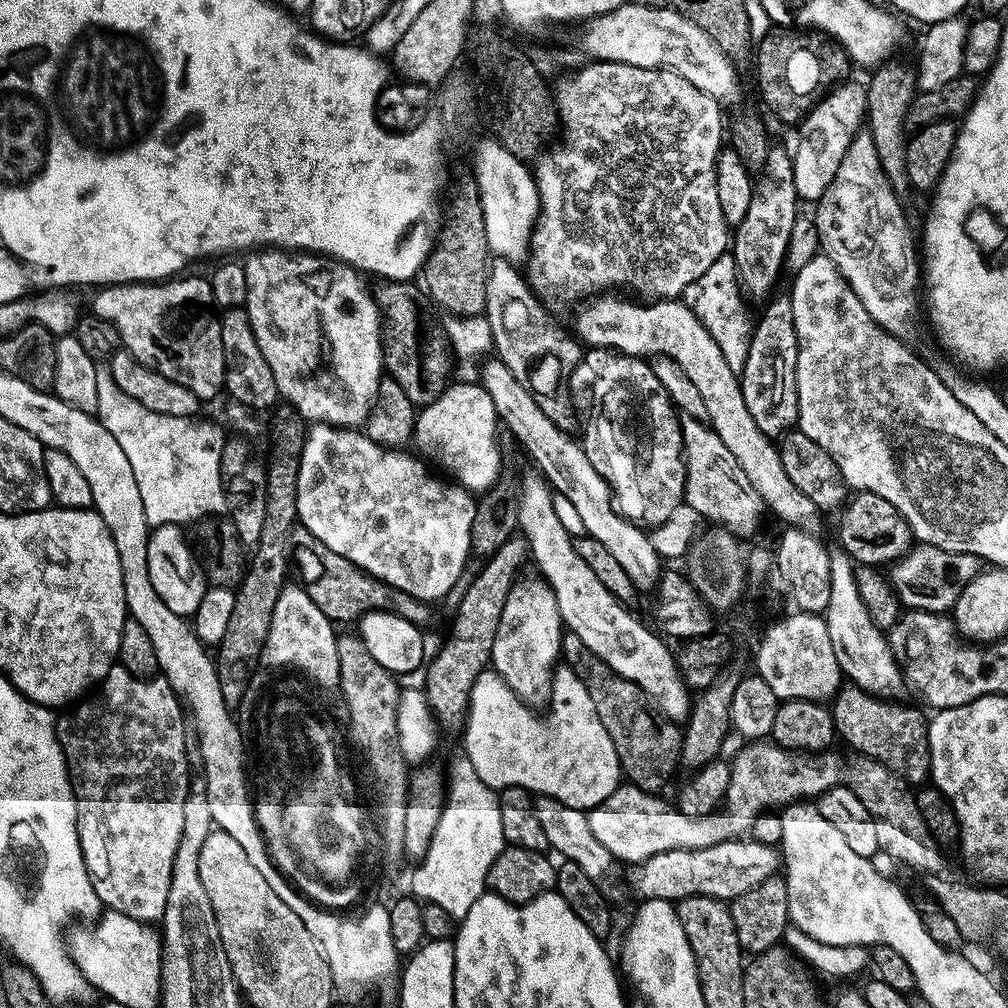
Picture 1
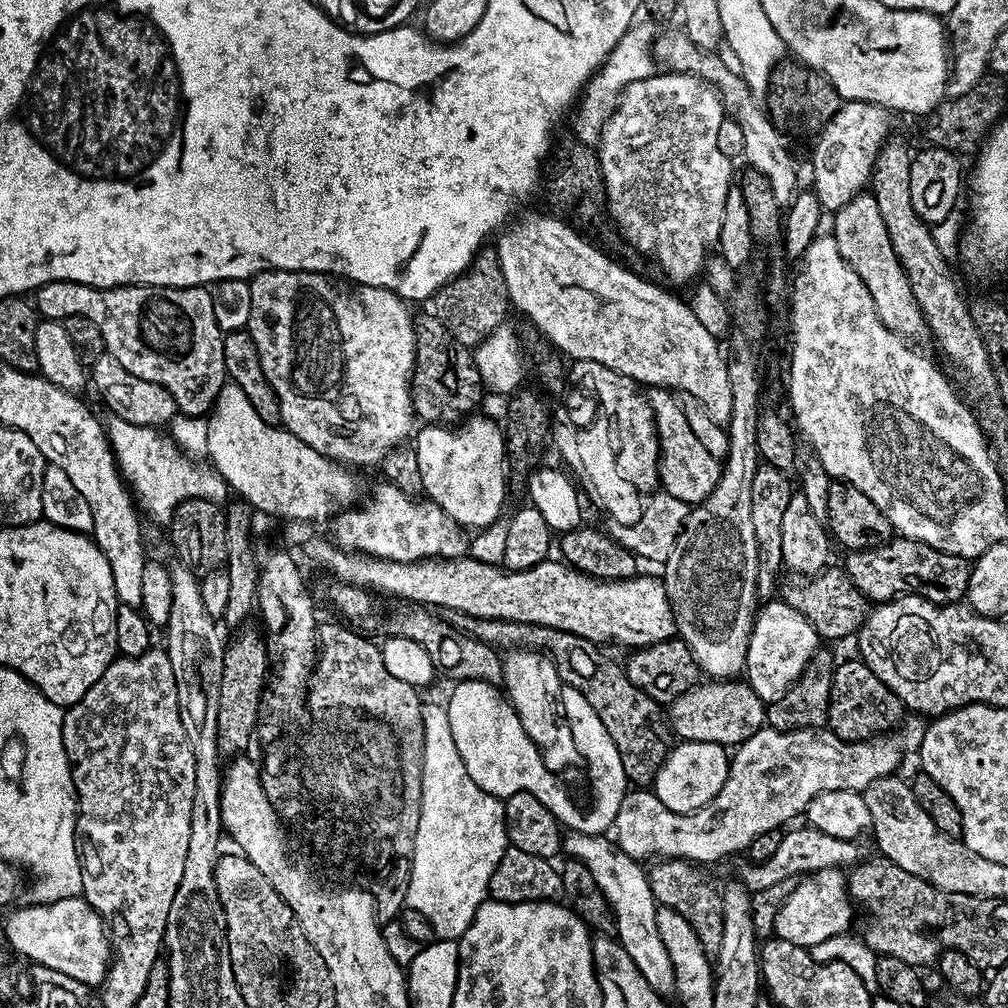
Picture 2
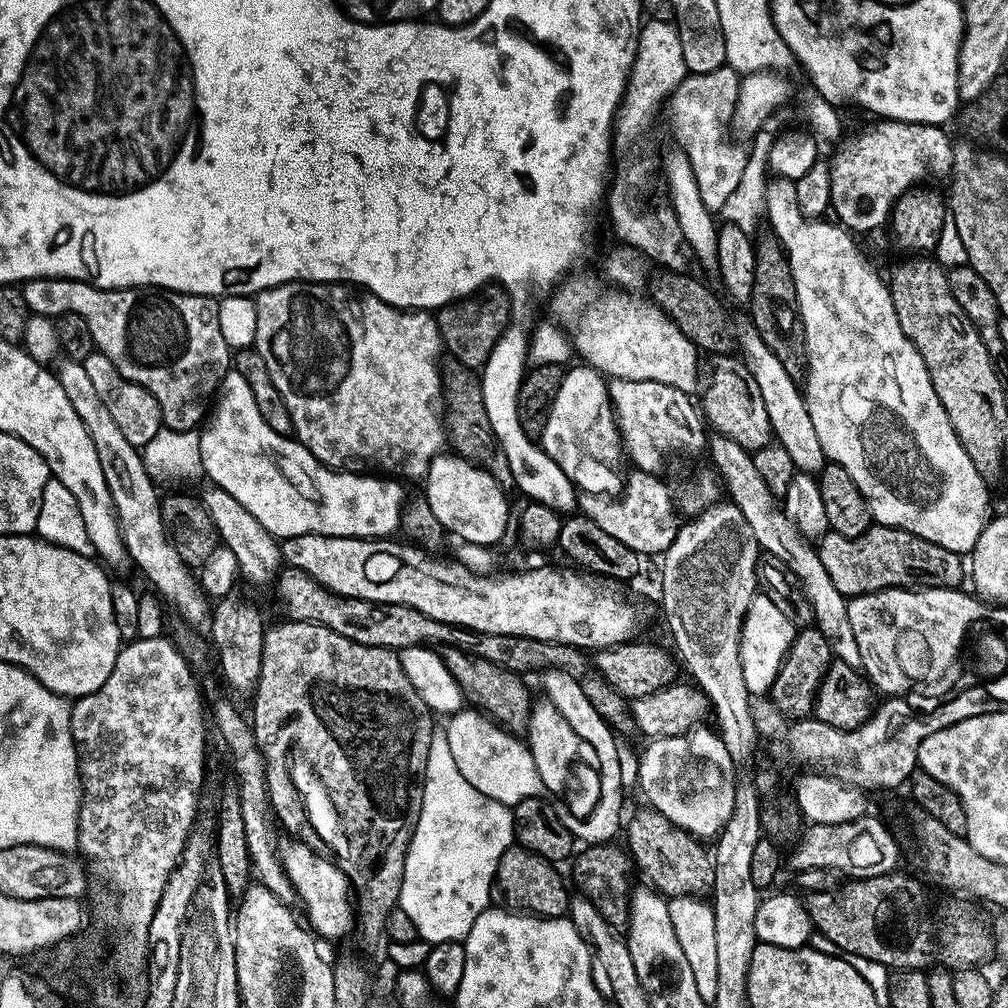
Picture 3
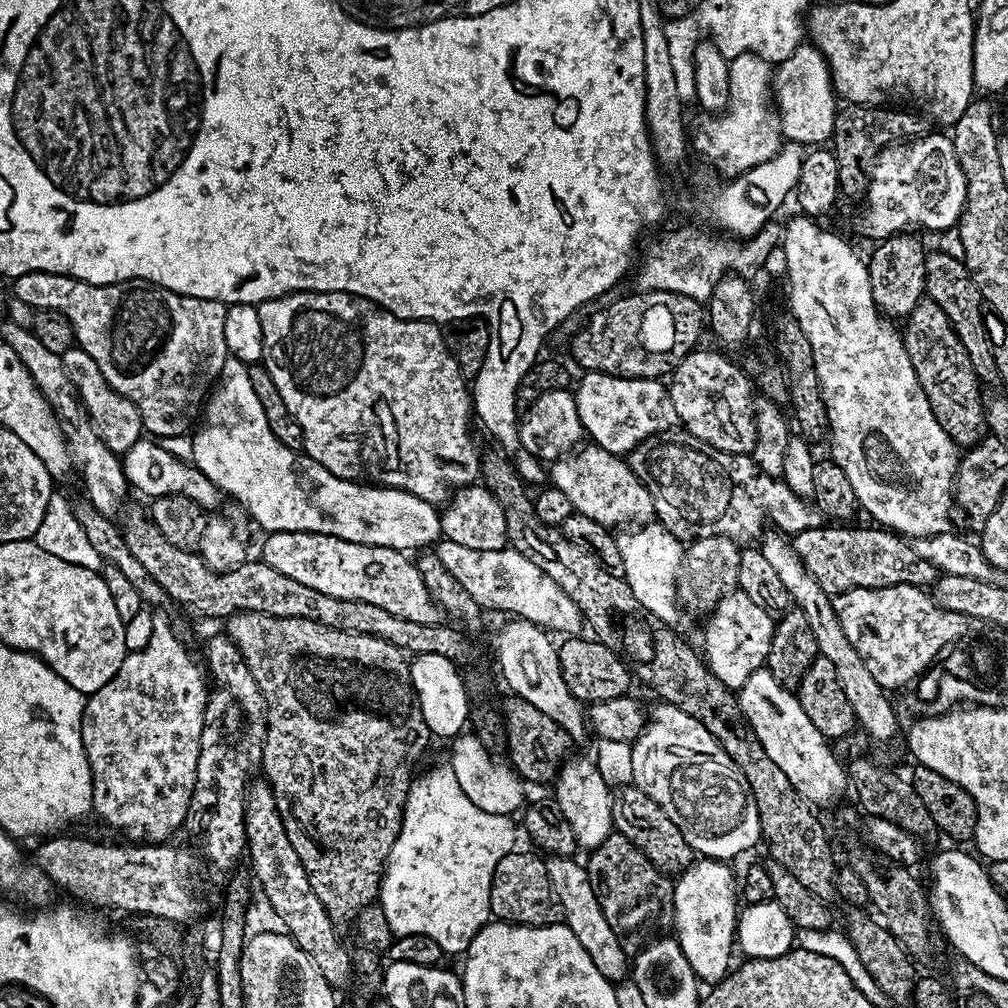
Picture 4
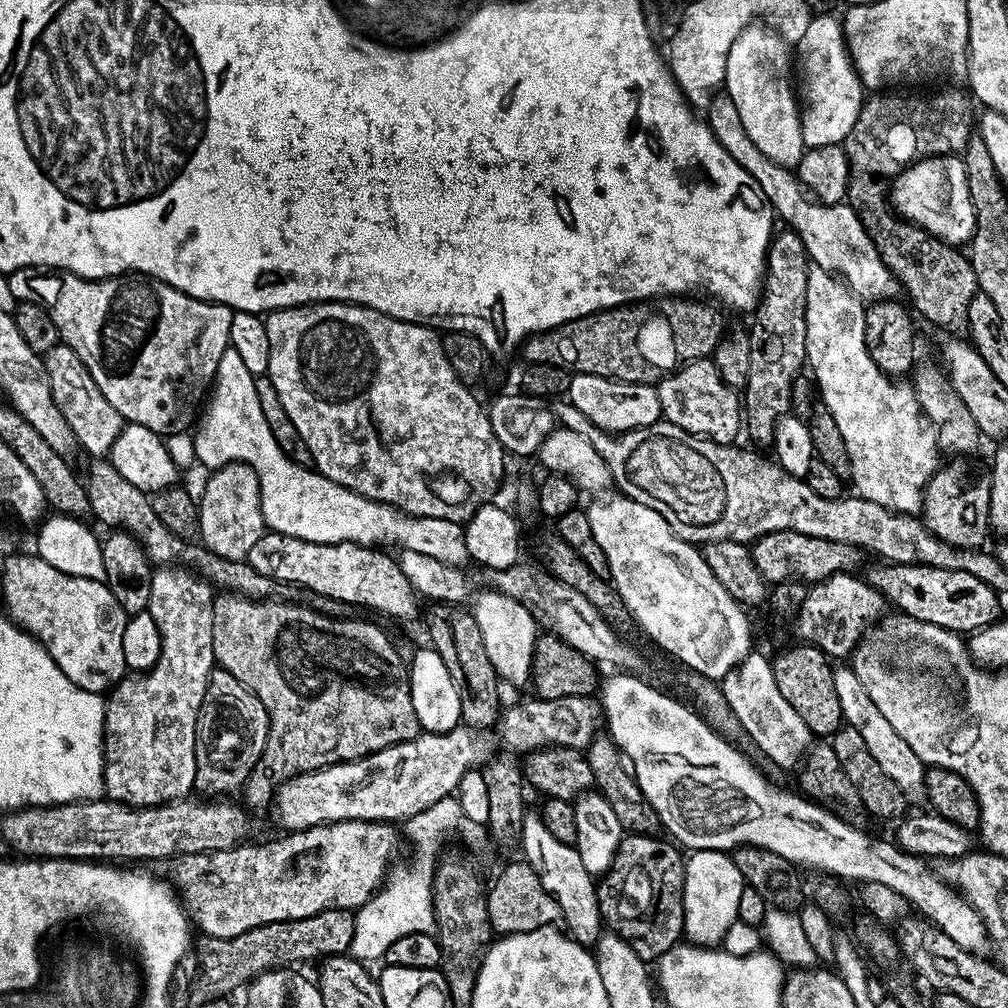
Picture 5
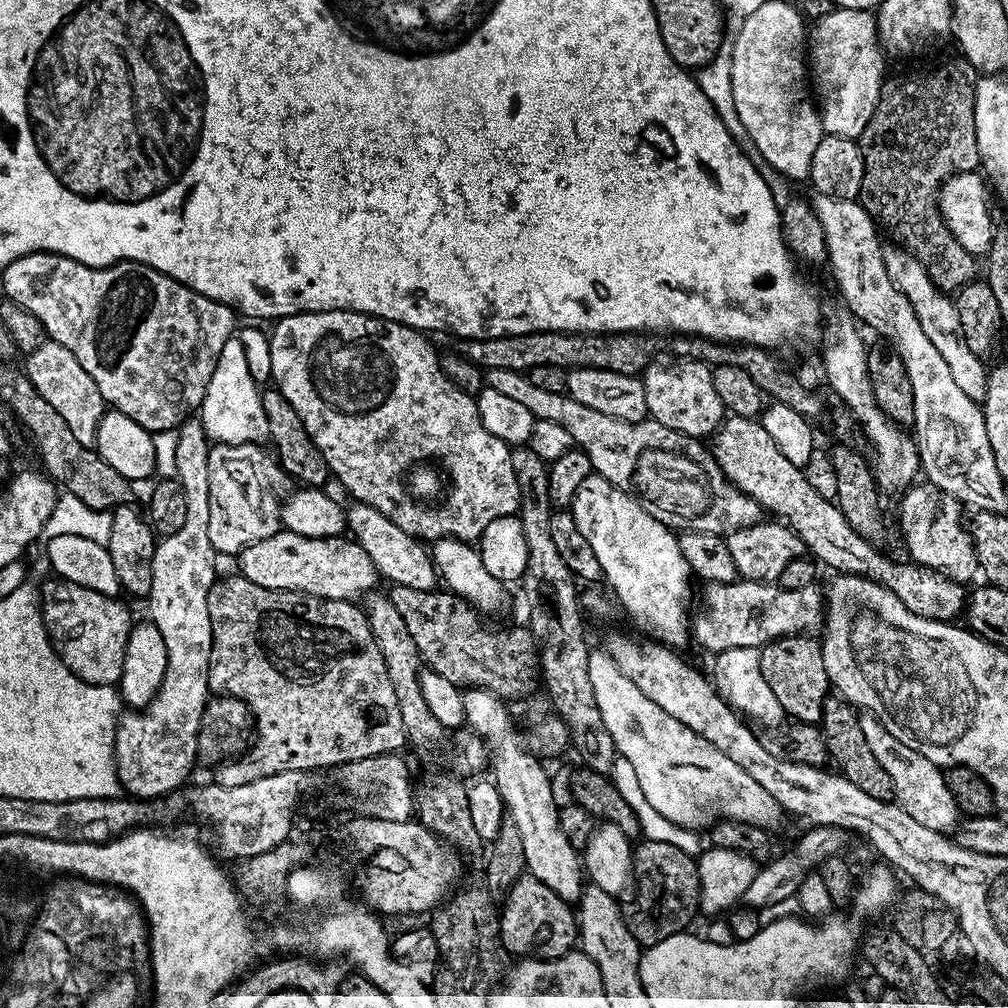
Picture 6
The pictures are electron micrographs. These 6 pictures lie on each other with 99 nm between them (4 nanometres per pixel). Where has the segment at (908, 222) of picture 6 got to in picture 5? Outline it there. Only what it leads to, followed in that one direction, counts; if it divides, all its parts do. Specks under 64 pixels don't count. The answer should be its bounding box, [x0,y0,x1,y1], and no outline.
[842,86,976,334]

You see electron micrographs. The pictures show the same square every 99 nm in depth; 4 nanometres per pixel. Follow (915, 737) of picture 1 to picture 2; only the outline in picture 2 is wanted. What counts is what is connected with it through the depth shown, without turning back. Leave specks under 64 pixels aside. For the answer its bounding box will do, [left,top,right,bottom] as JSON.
[827,658,905,740]

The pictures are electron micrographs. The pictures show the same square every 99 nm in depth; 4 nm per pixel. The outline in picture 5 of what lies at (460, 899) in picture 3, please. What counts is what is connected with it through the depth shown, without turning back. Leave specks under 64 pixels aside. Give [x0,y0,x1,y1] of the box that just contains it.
[350,798,486,961]

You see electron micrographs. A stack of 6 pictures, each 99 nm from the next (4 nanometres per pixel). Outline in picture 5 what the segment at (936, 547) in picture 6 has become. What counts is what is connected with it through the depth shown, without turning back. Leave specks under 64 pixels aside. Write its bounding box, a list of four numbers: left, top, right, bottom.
[922,459,990,550]

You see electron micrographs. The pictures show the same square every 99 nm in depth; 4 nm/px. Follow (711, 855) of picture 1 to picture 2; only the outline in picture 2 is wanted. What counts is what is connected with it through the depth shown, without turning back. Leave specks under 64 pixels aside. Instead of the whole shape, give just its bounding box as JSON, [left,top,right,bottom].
[739,826,862,893]

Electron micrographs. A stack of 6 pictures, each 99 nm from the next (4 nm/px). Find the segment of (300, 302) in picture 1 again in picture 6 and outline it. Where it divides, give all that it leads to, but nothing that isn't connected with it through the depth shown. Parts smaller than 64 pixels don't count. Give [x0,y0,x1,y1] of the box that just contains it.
[271,310,519,542]

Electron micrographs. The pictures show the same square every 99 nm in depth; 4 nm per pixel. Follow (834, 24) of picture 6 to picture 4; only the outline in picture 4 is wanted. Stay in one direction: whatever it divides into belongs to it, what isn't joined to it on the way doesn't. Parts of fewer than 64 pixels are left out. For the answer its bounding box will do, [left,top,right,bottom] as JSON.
[771,42,838,146]

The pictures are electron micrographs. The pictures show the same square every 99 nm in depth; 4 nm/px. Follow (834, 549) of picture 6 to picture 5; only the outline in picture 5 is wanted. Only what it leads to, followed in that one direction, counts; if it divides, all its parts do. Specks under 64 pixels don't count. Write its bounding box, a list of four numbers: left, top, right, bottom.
[863,563,1001,634]

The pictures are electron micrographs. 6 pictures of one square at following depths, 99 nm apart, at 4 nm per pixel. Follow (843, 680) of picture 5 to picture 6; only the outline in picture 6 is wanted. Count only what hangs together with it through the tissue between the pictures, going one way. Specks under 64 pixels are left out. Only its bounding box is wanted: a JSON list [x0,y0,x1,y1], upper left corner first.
[860,714,958,833]

